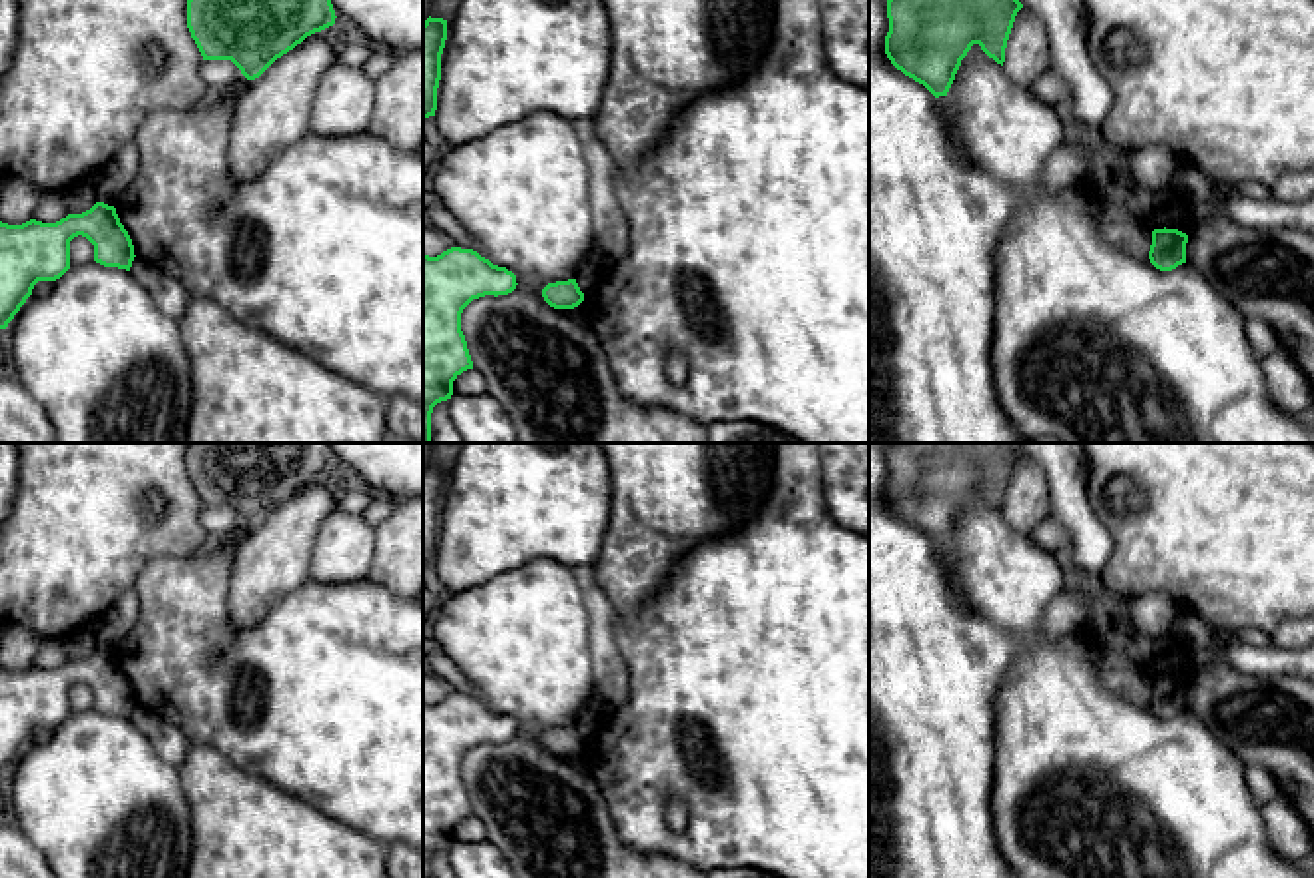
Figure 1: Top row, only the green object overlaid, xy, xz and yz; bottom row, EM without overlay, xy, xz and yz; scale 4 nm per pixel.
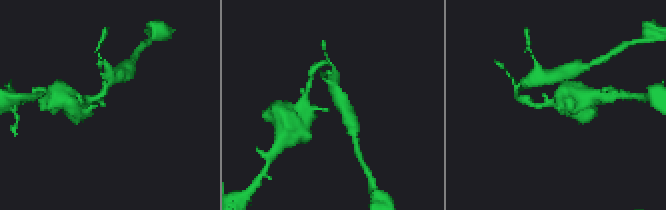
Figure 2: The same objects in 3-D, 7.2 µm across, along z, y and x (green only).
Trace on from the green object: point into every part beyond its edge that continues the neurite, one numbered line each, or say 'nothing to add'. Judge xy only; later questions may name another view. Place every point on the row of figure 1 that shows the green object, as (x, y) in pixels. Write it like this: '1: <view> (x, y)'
nothing to add

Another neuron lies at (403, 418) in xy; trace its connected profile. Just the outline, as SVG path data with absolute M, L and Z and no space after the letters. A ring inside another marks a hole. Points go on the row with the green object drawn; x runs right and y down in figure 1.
M393 395L387 403L385 425L393 435L423 439L423 407L409 397Z

